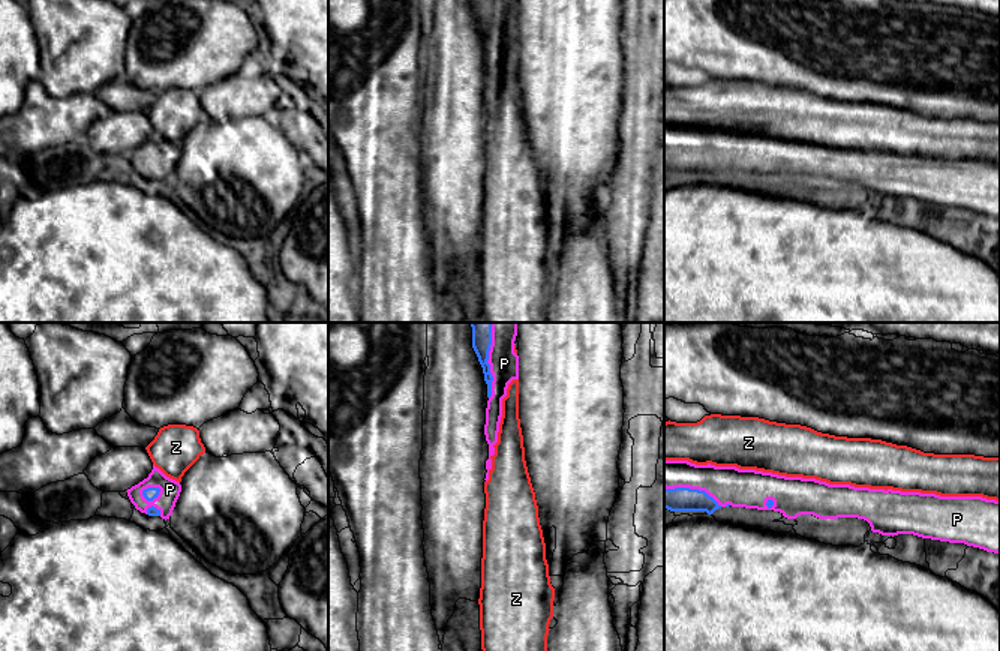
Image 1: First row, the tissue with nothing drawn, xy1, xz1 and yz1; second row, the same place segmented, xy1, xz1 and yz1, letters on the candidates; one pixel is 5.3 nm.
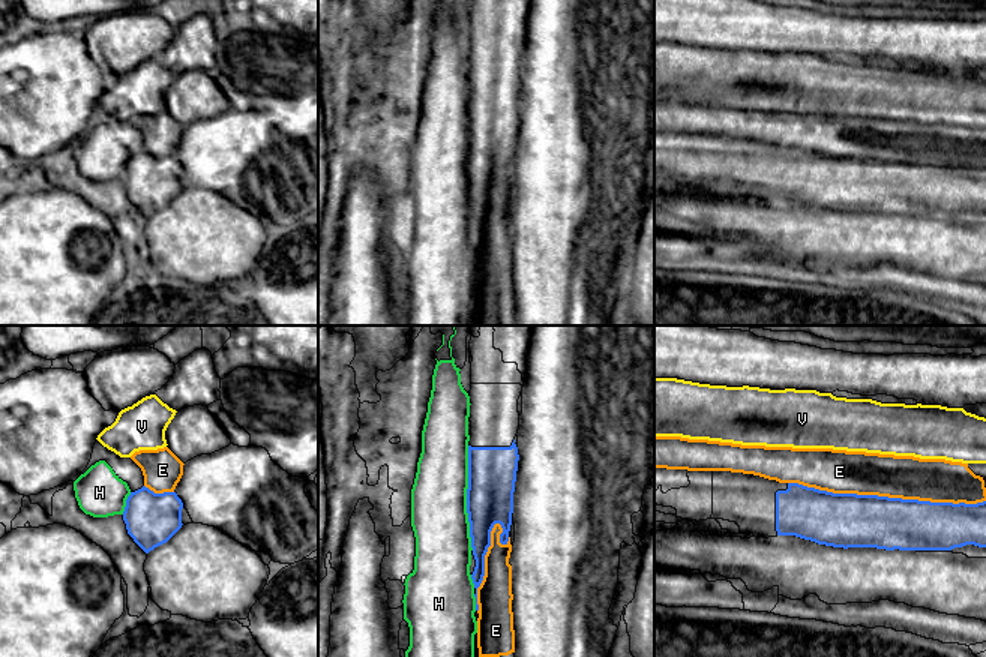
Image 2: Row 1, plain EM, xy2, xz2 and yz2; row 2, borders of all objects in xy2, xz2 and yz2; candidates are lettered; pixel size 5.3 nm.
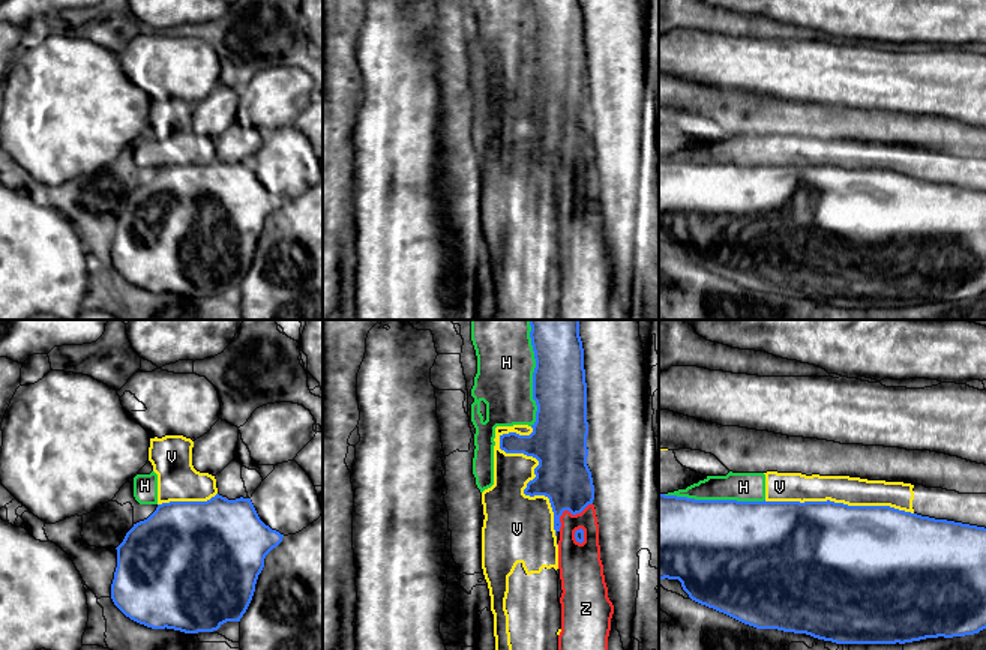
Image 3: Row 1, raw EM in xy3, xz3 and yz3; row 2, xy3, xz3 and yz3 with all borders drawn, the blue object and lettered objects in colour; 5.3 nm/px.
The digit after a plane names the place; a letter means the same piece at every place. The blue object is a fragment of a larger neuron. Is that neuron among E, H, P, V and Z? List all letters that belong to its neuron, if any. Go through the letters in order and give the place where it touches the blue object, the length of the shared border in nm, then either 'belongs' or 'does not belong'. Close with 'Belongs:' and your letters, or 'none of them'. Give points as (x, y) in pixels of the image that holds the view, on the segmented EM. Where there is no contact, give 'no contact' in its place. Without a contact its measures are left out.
E: contact yz2 (887, 497); length 1050 nm; does not belong
H: contact xz3 (533, 373); length 550 nm; does not belong
P: contact xz1 (488, 359); length 400 nm; belongs
V: contact xz3 (529, 482); length 650 nm; does not belong
Z: contact xz3 (568, 509); length 240 nm; does not belong
Belongs: P

